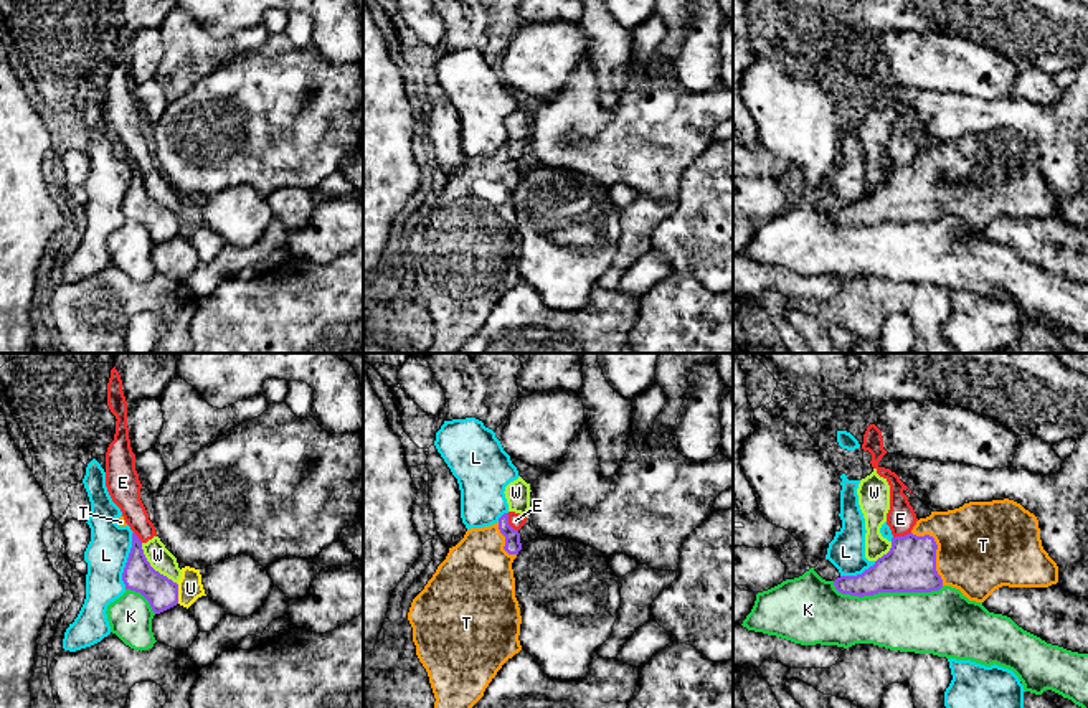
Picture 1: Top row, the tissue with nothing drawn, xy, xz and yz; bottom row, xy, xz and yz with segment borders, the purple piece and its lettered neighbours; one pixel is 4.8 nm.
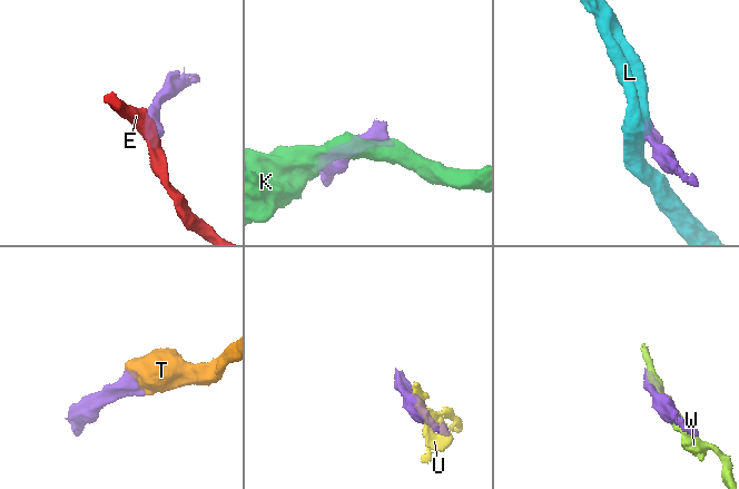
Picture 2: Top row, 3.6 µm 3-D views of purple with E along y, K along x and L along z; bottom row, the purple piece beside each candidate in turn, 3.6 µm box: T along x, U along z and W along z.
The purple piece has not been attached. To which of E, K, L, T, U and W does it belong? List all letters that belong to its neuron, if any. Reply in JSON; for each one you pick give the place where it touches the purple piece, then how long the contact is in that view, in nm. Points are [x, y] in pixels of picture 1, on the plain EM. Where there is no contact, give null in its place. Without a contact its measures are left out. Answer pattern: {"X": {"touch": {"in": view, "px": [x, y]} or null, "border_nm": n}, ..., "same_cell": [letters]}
{"T": {"touch": {"in": "yz", "px": [935, 182]}, "border_nm": 300}, "same_cell": ["T"]}

